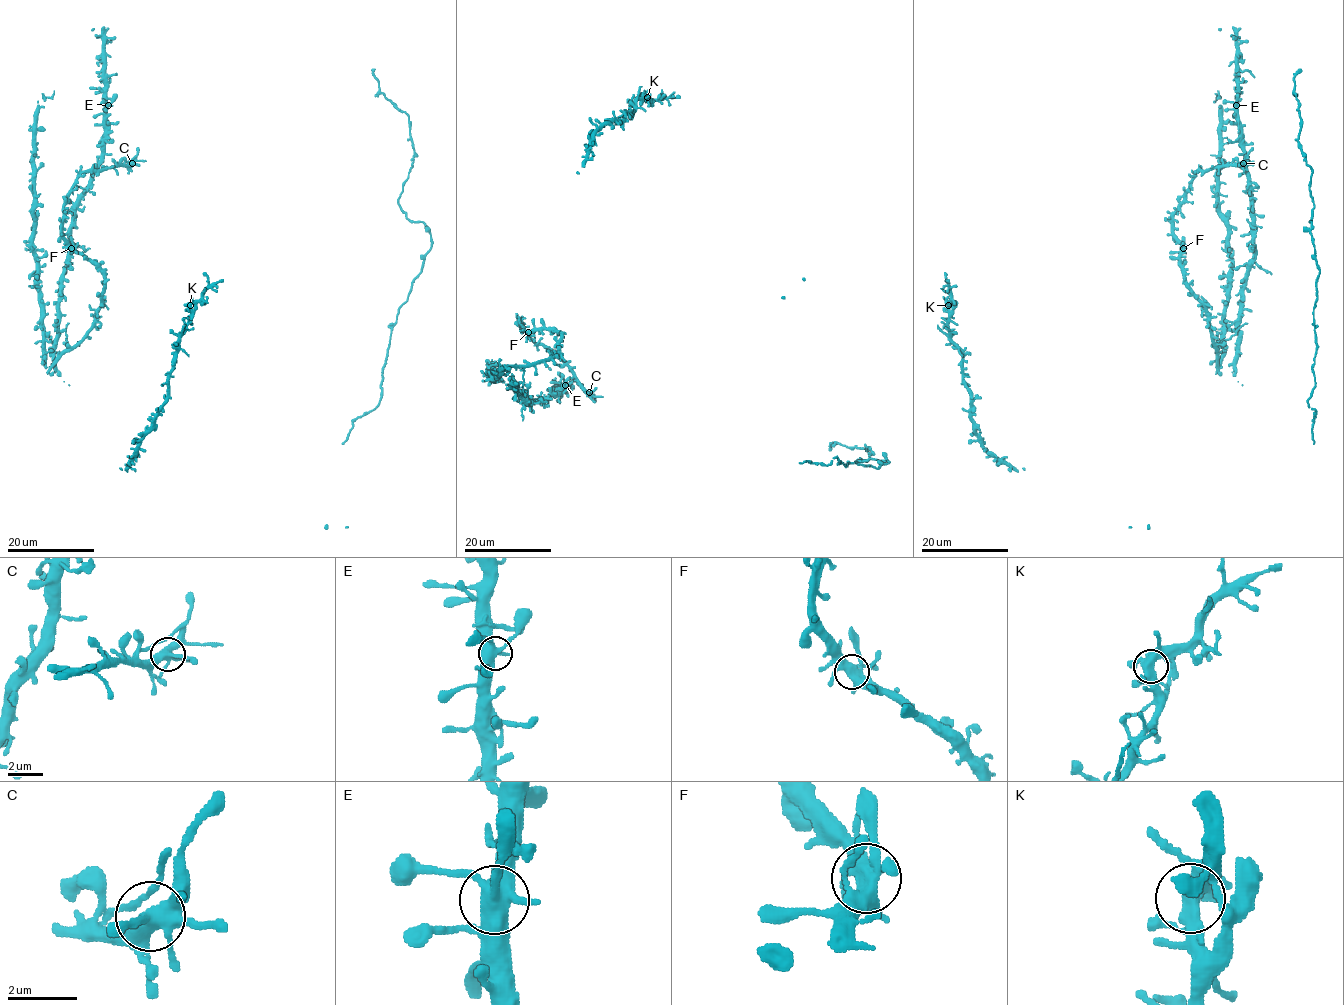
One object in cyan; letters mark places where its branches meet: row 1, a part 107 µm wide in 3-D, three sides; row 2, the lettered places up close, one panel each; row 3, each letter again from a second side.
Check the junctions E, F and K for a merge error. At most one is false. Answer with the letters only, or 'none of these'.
none of these

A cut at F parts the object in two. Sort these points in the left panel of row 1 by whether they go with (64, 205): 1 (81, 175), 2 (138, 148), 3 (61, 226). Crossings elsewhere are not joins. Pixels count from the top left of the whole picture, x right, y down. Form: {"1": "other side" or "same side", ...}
{"1": "same side", "2": "same side", "3": "same side"}

